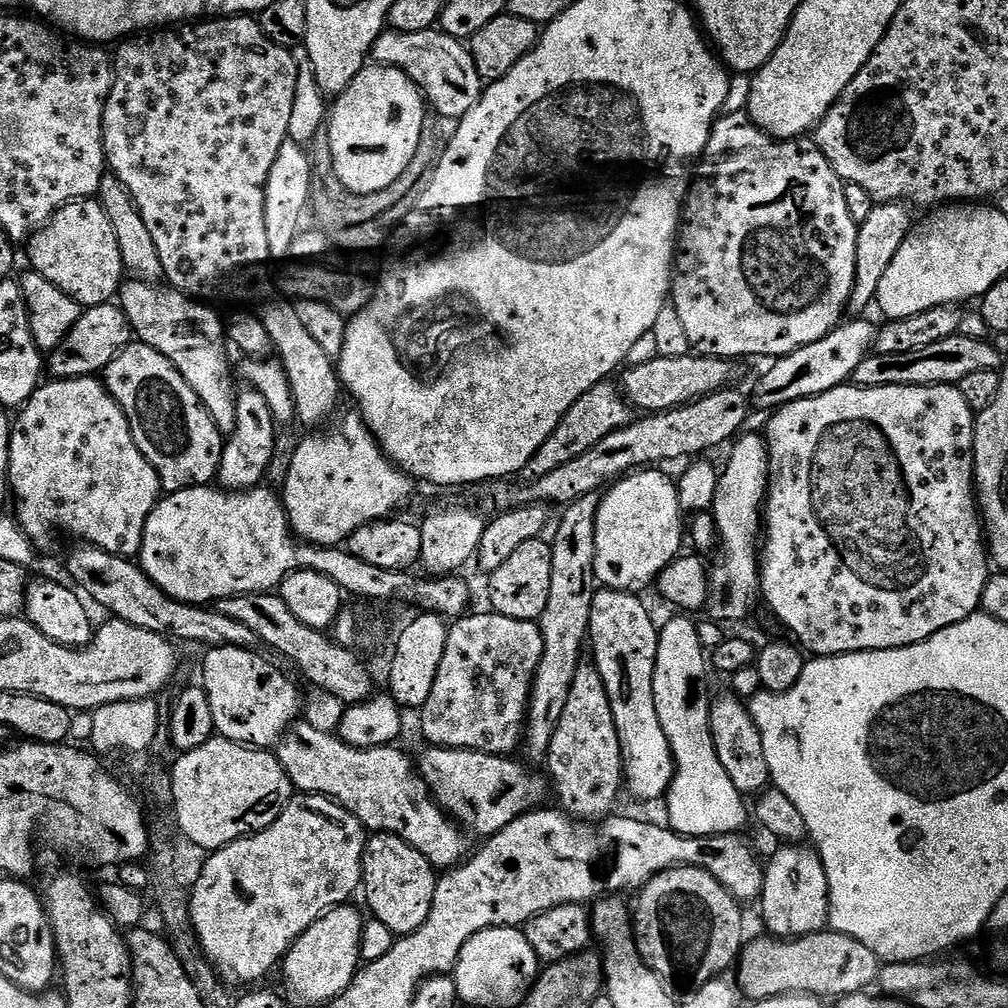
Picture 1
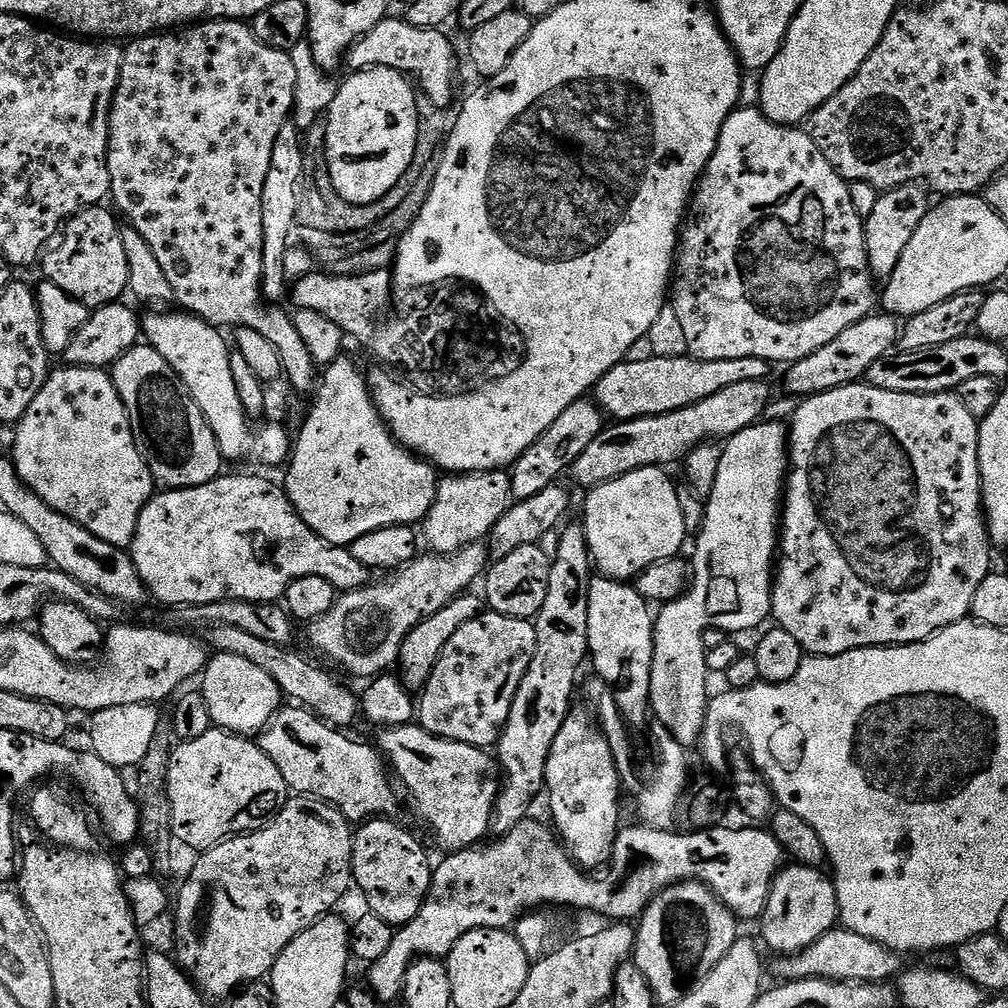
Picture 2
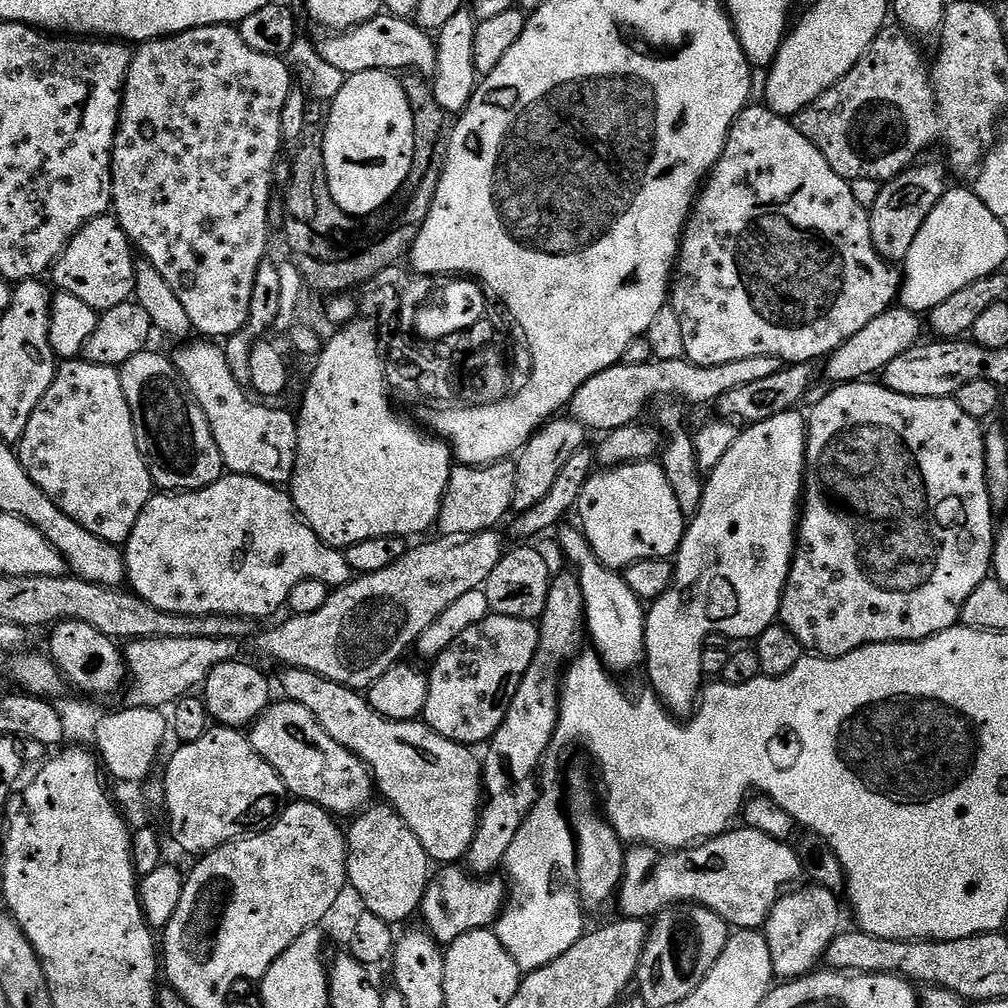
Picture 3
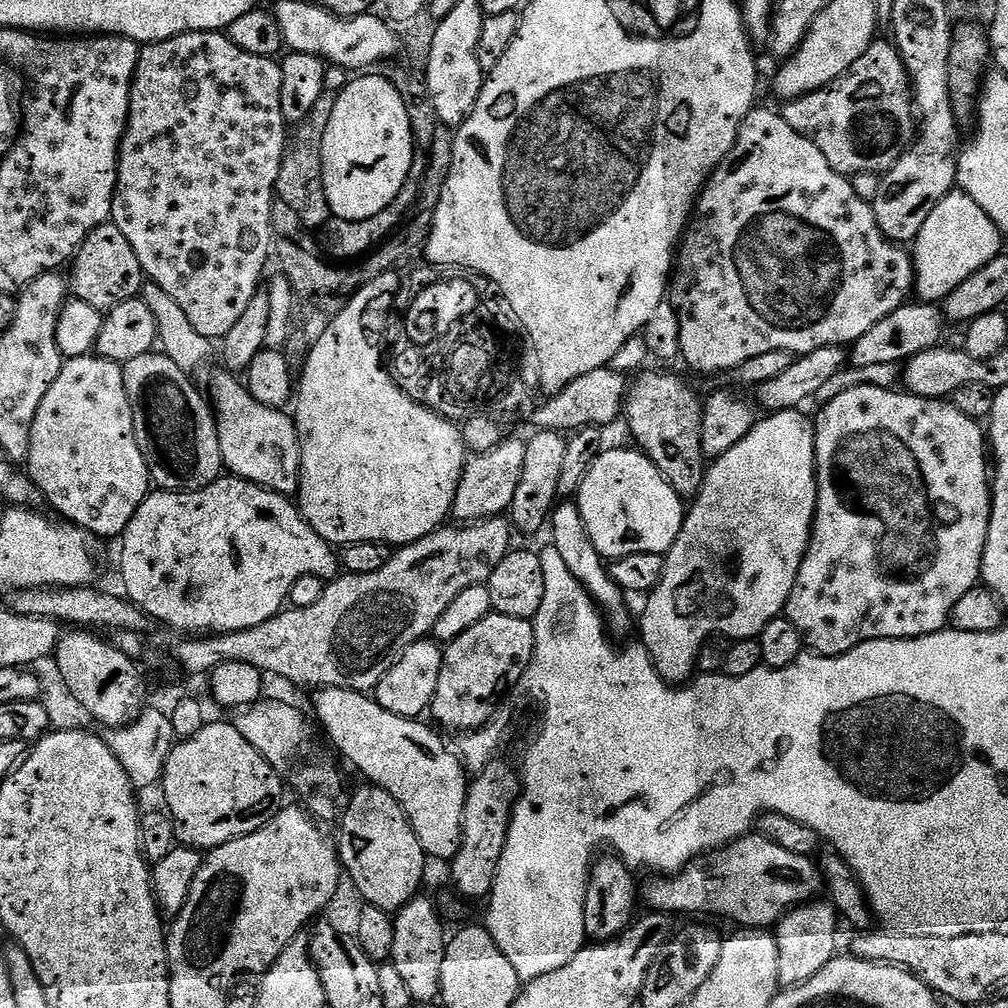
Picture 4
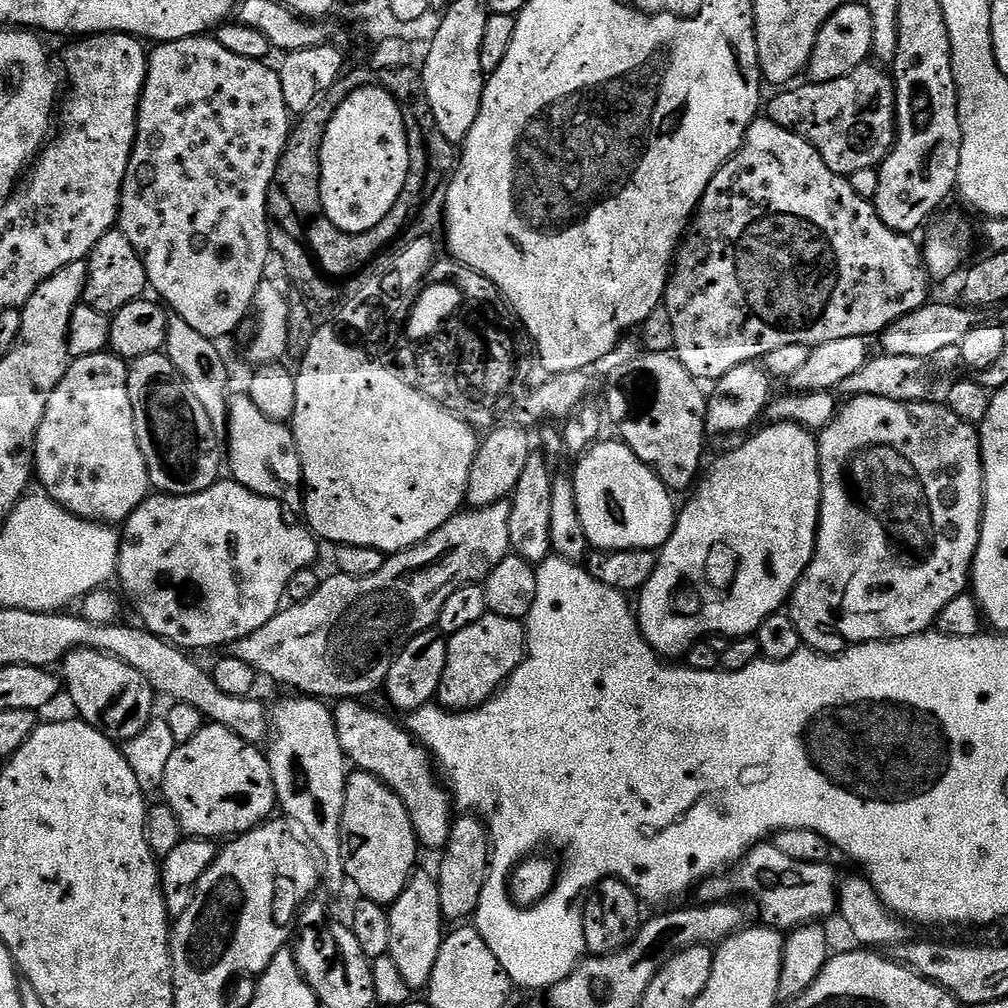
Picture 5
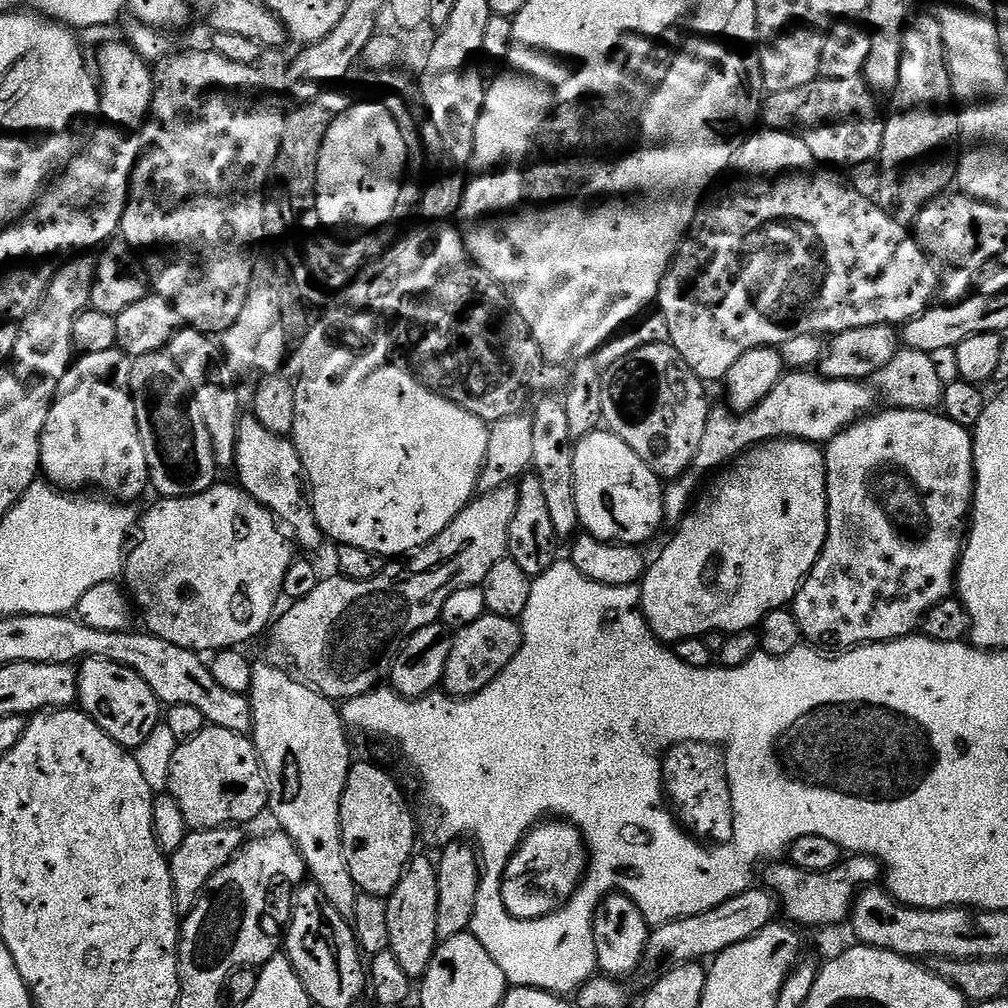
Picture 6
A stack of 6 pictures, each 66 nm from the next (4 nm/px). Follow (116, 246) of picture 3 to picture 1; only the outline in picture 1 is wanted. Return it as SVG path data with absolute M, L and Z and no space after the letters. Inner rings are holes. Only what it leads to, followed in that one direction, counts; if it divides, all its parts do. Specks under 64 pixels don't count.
M99 199L72 200L49 218L49 220L33 232L26 241L28 260L31 271L42 274L46 282L54 282L62 294L74 298L81 309L113 303L117 299L121 284L125 283L126 273L122 262L122 250L118 250L118 237L114 234L114 225L106 218L106 210L102 210Z

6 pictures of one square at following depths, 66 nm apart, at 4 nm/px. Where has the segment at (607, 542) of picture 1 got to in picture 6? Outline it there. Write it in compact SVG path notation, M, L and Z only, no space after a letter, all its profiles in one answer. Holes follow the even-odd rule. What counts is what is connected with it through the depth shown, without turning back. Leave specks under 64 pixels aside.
M597 430L586 437L575 441L576 453L574 454L574 494L578 502L578 514L580 515L580 528L585 533L599 540L605 540L611 544L634 544L644 546L644 543L659 530L665 527L664 518L664 488L660 477L656 476L612 432L607 430Z

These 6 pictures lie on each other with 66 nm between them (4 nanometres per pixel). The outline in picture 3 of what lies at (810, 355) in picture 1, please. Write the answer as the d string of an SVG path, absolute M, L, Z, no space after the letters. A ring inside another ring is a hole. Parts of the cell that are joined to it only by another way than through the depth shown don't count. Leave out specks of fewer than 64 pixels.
M893 306L888 308L882 314L878 314L878 318L874 318L874 322L868 323L862 330L858 330L858 334L854 334L854 338L846 338L846 342L842 342L842 346L838 346L838 350L834 350L826 358L823 365L823 375L832 382L833 385L855 384L857 382L867 381L875 374L883 373L884 367L890 362L894 362L894 358L898 358L898 354L906 354L906 350L915 348L921 343L920 324L922 328L922 320L917 313L911 312L909 308L903 306Z

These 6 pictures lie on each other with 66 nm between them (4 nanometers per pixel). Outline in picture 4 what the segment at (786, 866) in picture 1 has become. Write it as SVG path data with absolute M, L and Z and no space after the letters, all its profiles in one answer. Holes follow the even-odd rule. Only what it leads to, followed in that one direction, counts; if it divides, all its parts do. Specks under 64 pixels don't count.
M816 898L799 908L790 908L775 925L774 935L778 946L778 978L780 988L792 988L795 984L810 982L822 966L826 966L838 955L836 949L836 924L838 913L831 903Z

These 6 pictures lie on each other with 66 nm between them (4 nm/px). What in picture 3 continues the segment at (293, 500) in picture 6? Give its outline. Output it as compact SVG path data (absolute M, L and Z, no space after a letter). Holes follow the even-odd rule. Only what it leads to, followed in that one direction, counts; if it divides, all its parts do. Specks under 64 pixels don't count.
M196 338L177 348L180 349L174 355L175 366L198 406L202 406L206 422L210 422L225 469L237 476L253 476L267 484L287 485L296 469L297 417L280 408L267 408L264 405L267 403L253 399L249 389L230 374L230 362L226 362L226 354L219 343Z

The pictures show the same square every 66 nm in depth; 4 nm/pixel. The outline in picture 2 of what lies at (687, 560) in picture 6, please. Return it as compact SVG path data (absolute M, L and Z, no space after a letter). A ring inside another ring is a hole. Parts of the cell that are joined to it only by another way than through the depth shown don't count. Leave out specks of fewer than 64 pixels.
M757 422L728 437L720 454L714 490L710 490L704 505L704 524L694 536L696 549L692 552L692 560L690 559L690 583L677 600L663 605L655 617L654 666L650 670L650 712L663 731L669 732L682 745L695 745L704 735L704 724L708 721L710 673L704 661L704 631L707 628L718 628L725 634L748 632L772 616L774 565L778 560L782 501L789 471L788 428L783 423Z

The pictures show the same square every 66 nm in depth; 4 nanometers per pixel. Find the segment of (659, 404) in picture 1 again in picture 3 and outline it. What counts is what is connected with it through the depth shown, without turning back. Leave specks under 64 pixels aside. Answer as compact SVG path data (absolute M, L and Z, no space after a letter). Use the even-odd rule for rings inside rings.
M770 354L738 358L738 362L726 362L722 366L698 366L691 364L686 358L674 361L653 358L644 364L621 362L584 382L571 400L568 410L571 417L584 427L591 431L598 430L597 433L603 434L627 424L637 423L643 417L640 415L647 410L651 400L663 401L665 398L671 398L685 405L715 405L722 398L722 394L730 394L730 390L738 390L738 386L770 378L770 374L778 374L781 367L782 362Z

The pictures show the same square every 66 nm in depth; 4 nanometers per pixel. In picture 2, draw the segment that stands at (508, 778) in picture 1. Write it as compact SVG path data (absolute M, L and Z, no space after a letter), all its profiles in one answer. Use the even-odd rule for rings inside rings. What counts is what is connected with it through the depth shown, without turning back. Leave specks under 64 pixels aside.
M416 722L403 724L401 728L385 728L379 735L379 751L390 765L399 787L404 787L408 791L413 810L420 815L421 822L432 831L437 846L444 848L445 853L449 853L461 852L464 848L479 845L485 839L483 836L489 835L492 811L496 806L496 799L500 797L502 773L497 757L491 751L475 748L466 742L438 738Z

